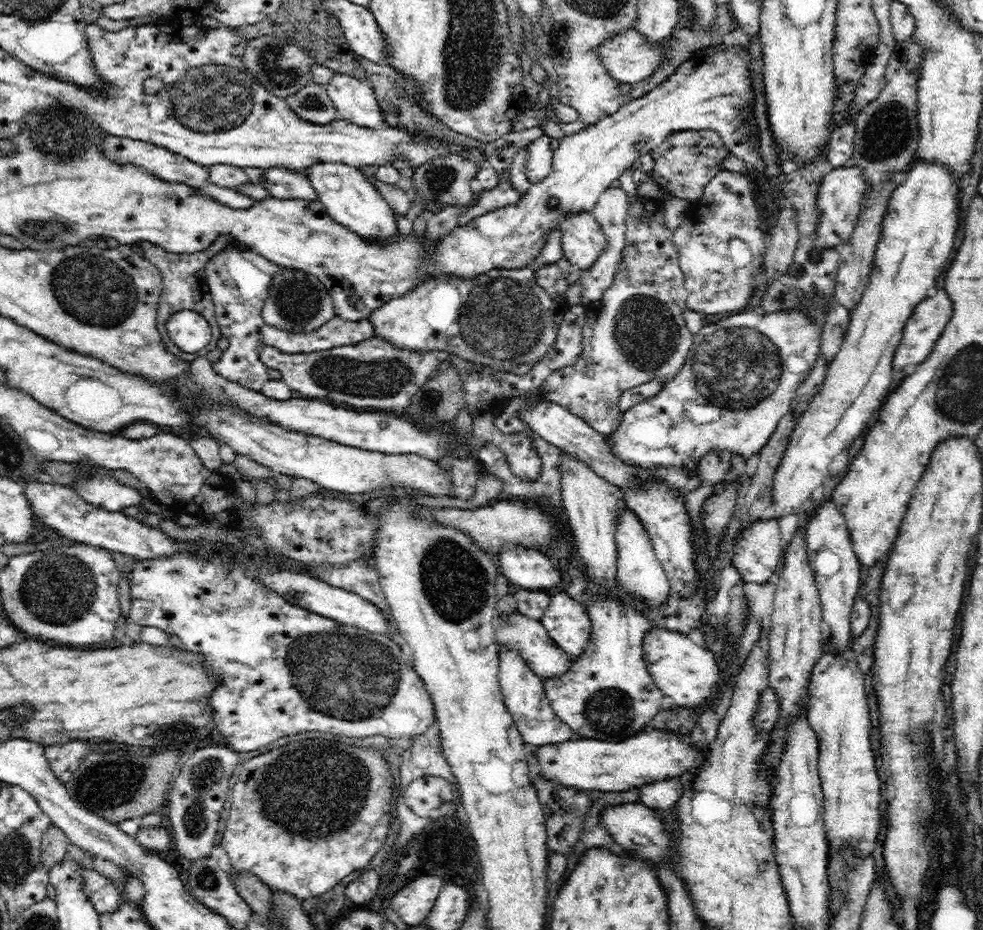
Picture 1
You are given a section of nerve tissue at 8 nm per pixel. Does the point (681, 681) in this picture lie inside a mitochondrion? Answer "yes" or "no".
no

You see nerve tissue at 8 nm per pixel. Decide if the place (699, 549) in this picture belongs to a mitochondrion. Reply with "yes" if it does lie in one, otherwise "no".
no

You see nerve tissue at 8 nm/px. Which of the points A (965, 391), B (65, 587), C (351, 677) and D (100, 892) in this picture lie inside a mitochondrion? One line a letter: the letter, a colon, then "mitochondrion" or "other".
A: mitochondrion
B: mitochondrion
C: mitochondrion
D: other

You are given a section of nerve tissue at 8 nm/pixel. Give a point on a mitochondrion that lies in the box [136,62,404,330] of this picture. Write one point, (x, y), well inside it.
(314, 102)

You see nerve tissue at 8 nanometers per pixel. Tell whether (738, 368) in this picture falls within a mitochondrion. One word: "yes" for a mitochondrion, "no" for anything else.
yes

